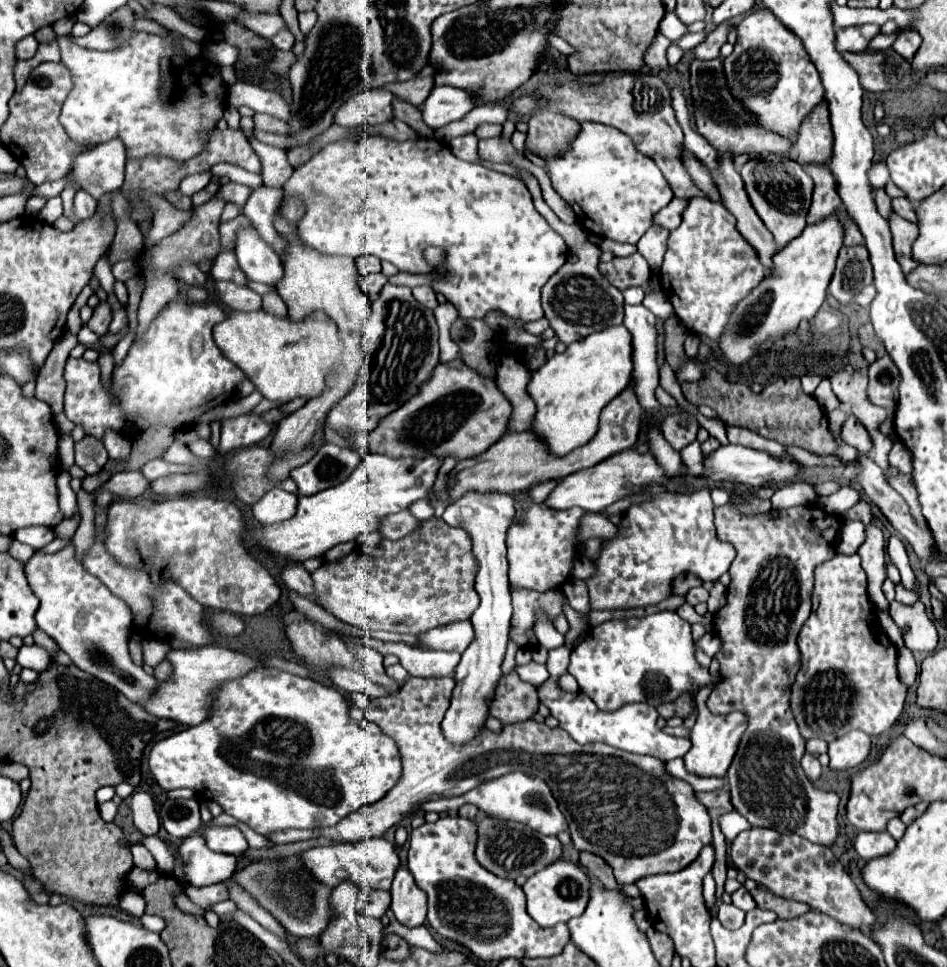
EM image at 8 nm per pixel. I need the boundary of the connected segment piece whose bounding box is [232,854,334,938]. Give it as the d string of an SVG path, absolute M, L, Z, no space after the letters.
M298 854L276 858L276 860L252 862L246 868L236 870L232 874L232 882L242 886L264 910L268 910L286 928L290 936L320 938L334 916L330 906L332 888L328 888L326 884L320 884L312 874L308 874Z

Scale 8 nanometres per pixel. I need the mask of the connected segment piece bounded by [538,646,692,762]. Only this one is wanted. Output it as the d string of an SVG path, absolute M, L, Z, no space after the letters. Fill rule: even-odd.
M560 646L548 654L546 666L550 670L550 678L538 688L538 696L548 706L550 714L560 722L560 728L564 728L578 744L604 742L604 744L610 744L610 746L626 750L626 752L656 756L664 762L678 758L678 756L684 756L690 750L690 746L692 746L690 738L676 738L676 736L664 734L656 726L658 712L650 704L626 704L614 712L602 712L584 692L570 694L570 692L560 690L556 686L556 680L558 680L558 676L562 676L566 672L566 656L570 656L568 646Z

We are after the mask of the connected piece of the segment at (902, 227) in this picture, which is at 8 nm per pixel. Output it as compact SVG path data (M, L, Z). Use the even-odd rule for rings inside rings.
M892 214L892 220L888 224L890 224L890 232L892 232L896 260L902 266L902 270L908 274L910 270L914 270L918 266L918 262L912 262L912 252L910 252L910 244L918 236L918 226L910 220L900 218L898 214Z

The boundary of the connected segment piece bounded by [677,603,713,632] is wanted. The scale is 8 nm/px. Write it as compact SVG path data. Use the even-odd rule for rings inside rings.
M688 603L681 606L678 611L680 617L690 624L702 623L705 625L707 632L712 630L713 618L711 616L702 616L695 612L694 607Z

